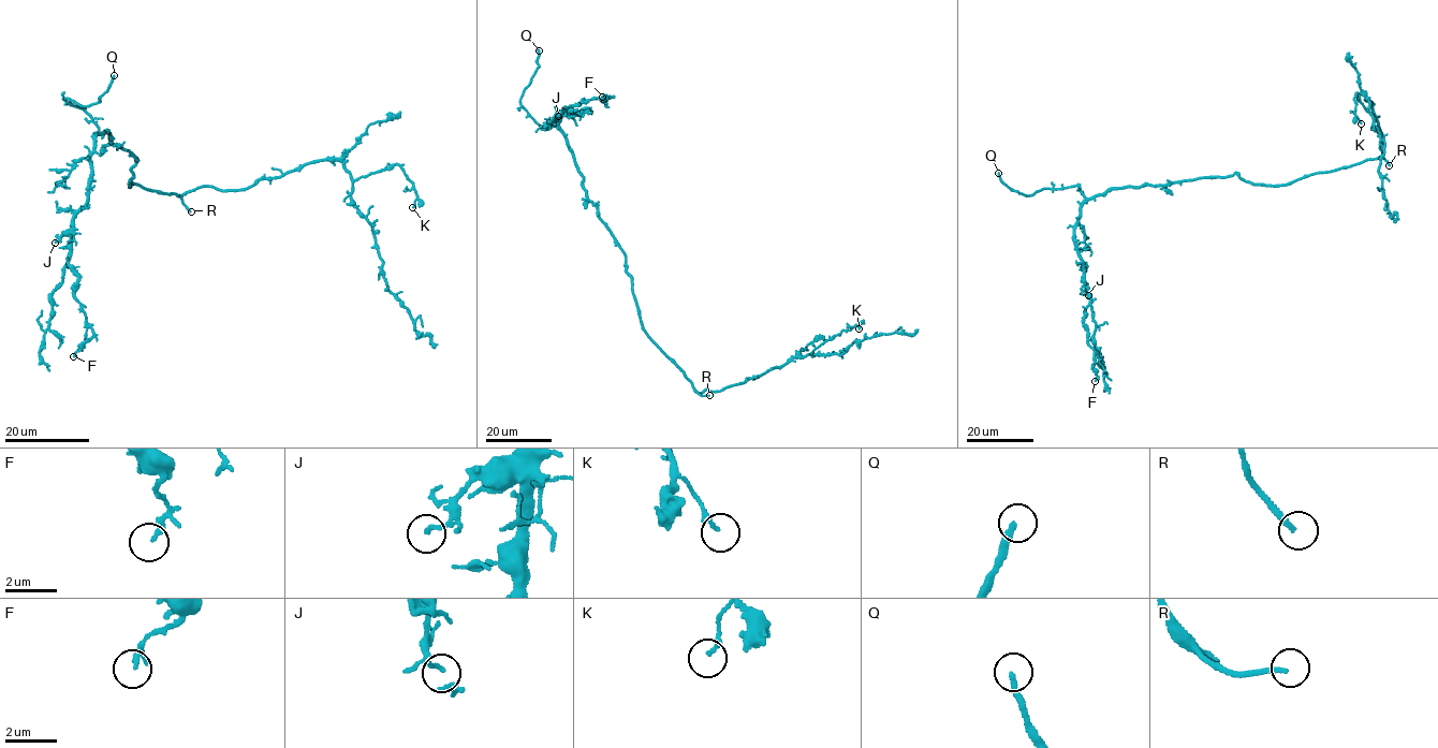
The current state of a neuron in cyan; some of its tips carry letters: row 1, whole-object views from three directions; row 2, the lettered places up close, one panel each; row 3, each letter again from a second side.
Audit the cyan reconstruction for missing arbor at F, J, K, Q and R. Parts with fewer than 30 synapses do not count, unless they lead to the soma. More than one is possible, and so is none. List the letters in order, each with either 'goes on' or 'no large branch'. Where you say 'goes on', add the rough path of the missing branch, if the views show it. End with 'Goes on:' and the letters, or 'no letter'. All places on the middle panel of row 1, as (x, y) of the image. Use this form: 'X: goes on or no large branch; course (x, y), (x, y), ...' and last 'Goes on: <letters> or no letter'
F: no large branch
J: no large branch
K: no large branch
Q: goes on
R: goes on; course (709, 395), (715, 407), (708, 413), (709, 406), (739, 412), (754, 400), (821, 393), (836, 396), (844, 389)
Goes on: Q, R

